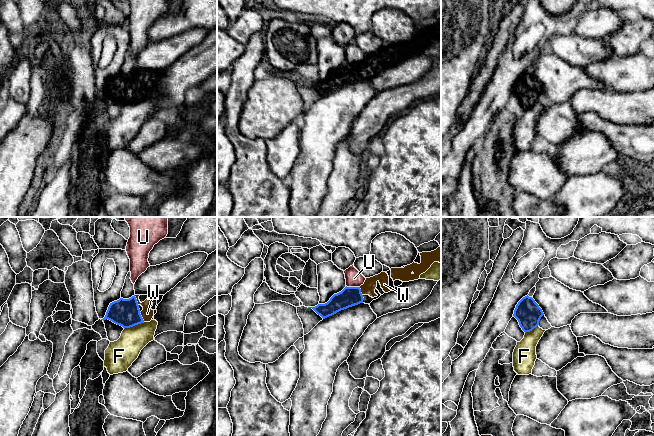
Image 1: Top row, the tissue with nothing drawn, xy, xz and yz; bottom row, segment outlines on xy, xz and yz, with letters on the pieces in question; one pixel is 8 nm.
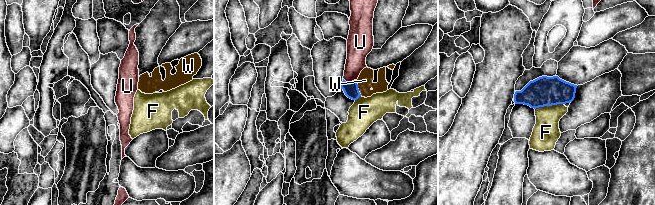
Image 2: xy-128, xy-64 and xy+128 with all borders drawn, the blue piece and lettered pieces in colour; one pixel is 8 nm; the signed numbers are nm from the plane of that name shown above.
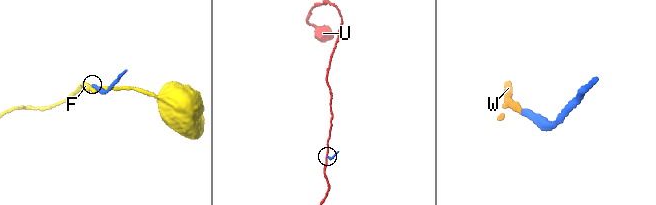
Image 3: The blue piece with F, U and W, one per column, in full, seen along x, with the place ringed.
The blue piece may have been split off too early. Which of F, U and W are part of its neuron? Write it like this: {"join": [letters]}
{"join": ["W"]}

